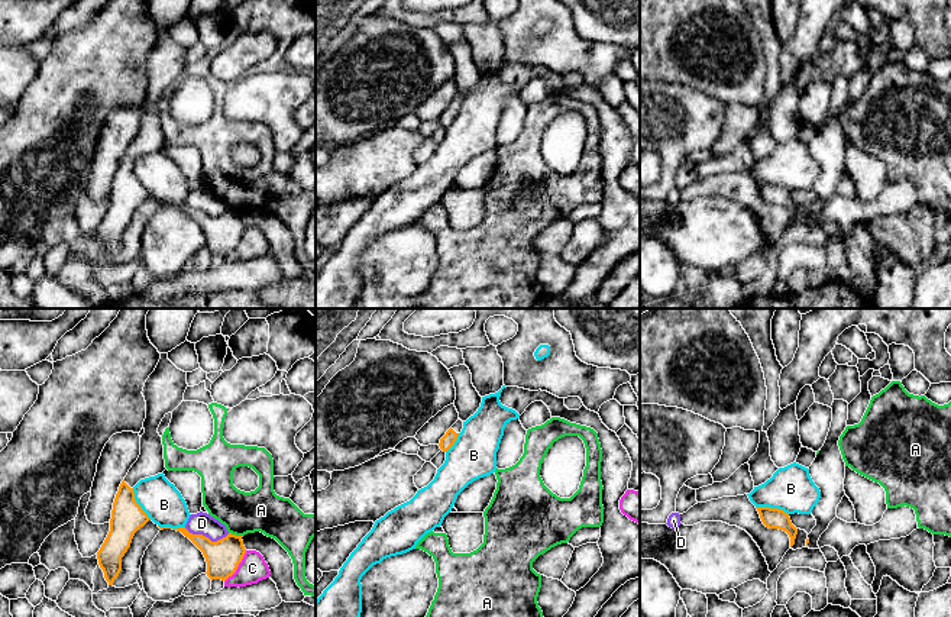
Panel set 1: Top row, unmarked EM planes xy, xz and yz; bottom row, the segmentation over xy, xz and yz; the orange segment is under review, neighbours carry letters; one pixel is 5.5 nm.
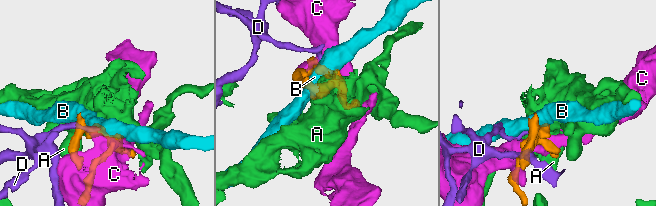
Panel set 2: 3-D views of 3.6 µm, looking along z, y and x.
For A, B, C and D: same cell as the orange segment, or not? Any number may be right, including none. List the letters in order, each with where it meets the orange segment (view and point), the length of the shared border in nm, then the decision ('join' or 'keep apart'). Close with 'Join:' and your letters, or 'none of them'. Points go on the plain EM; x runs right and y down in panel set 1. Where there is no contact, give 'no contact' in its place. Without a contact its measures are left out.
A: meets orange in xy at (235, 210); contact 80 nm long; keep apart
B: meets orange in yz at (772, 184); contact 190 nm long; keep apart
C: meets orange in xy at (238, 241); contact 220 nm long; keep apart
D: meets orange in xy at (207, 213); contact 260 nm long; keep apart
Join: none of them

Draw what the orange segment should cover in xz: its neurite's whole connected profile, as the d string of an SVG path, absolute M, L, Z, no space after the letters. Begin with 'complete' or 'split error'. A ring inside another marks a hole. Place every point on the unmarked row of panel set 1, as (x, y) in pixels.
split error | M459 94L440 114L439 122L443 127L447 127L455 120L462 104L463 104L463 97Z

